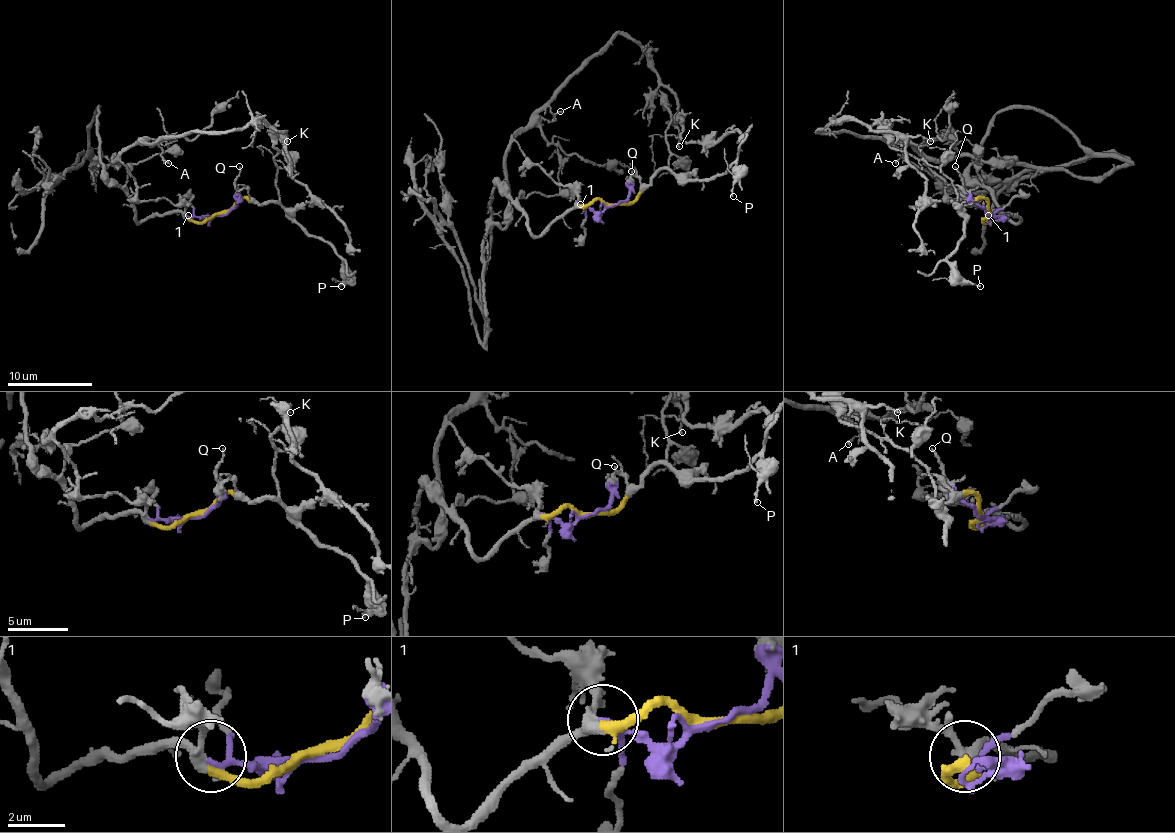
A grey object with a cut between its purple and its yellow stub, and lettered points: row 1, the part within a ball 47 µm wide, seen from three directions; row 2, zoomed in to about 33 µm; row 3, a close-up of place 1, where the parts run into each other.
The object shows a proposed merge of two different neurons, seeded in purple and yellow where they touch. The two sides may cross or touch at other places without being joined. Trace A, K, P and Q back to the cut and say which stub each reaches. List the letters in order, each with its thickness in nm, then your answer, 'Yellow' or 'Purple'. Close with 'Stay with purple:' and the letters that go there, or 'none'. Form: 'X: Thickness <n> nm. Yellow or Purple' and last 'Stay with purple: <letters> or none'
A: Thickness 160 nm. Purple
K: Thickness 160 nm. Purple
P: Thickness 160 nm. Yellow
Q: Thickness 140 nm. Purple
Stay with purple: A, K, Q

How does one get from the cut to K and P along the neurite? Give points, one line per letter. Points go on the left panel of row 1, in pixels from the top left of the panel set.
K: (220, 215), (192, 217), (164, 198), (139, 200), (120, 159), (126, 149), (256, 121), (288, 140)
P: (220, 212), (228, 212), (243, 198), (252, 198), (258, 204), (277, 202), (341, 259), (341, 287)

